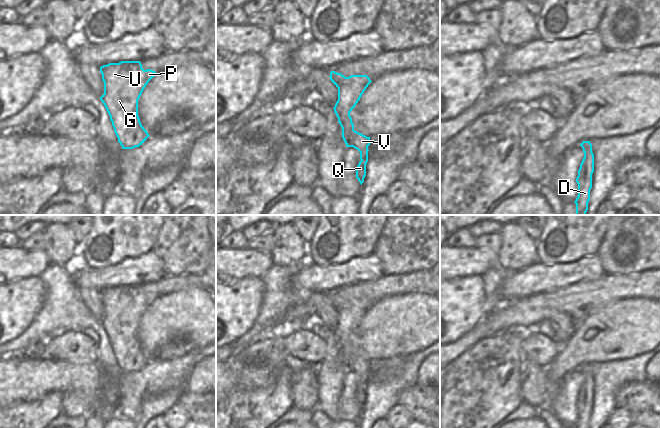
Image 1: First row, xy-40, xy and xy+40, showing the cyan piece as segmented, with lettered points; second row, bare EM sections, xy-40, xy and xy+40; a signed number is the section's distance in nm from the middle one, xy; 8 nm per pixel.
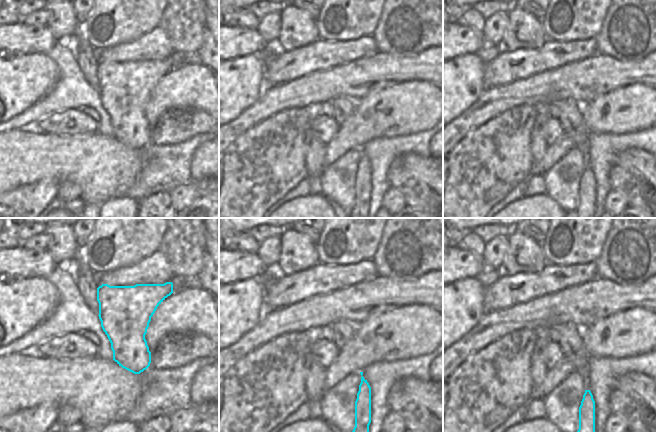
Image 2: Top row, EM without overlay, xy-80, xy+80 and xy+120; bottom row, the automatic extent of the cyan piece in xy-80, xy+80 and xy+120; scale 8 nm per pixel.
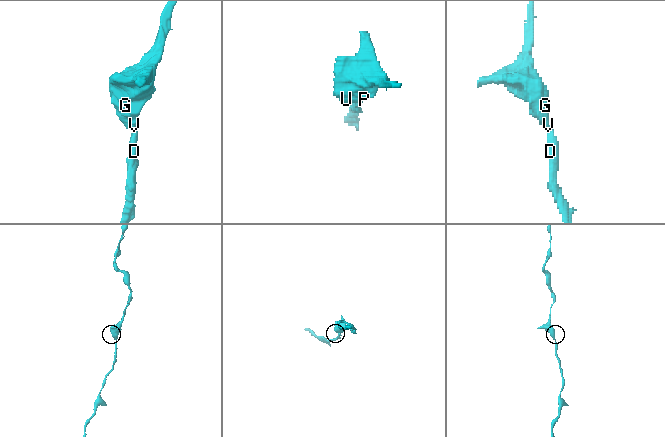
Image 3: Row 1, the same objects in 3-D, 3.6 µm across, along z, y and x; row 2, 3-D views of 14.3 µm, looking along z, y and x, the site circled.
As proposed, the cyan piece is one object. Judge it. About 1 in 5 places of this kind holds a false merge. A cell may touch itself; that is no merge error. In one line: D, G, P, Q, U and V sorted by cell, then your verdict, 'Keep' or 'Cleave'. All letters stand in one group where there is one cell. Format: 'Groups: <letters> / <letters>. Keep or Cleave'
Groups: D G P Q U V. Keep.

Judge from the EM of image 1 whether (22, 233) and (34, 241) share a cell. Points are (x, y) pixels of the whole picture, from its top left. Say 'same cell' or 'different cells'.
different cells

